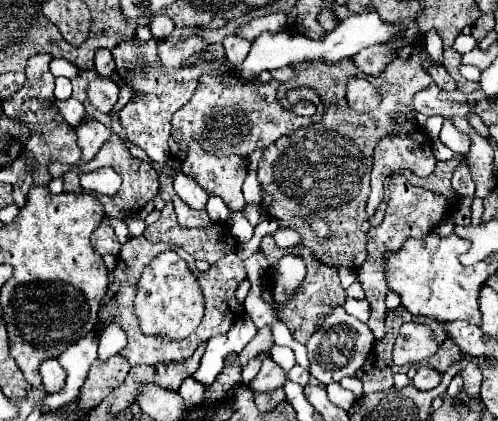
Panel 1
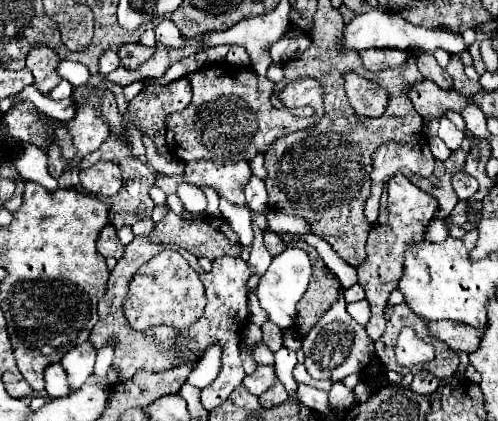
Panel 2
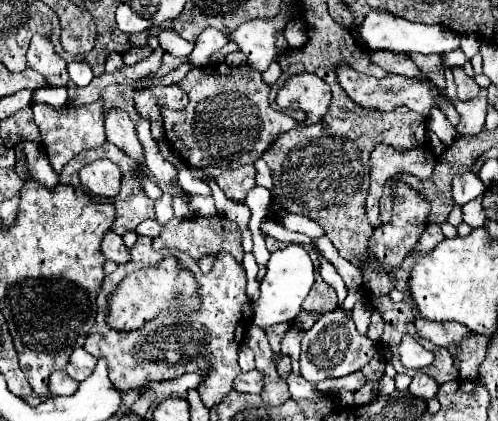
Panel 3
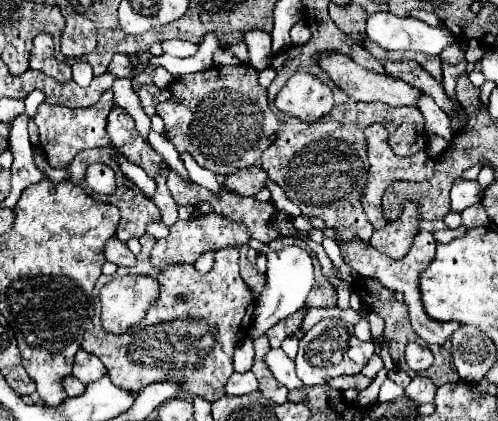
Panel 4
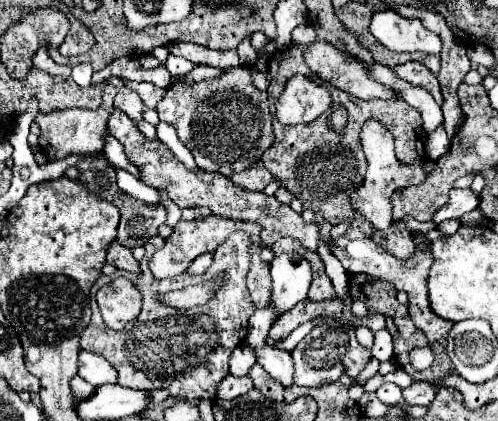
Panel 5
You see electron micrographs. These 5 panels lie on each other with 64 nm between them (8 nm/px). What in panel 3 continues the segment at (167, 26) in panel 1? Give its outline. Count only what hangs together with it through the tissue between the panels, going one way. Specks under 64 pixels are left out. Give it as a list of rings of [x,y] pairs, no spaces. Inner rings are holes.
[[[162,30],[160,36],[158,36],[158,42],[160,42],[164,52],[168,52],[172,56],[178,56],[178,58],[186,58],[194,50],[194,44],[190,44],[186,40],[180,40],[180,36],[174,34],[172,30]]]

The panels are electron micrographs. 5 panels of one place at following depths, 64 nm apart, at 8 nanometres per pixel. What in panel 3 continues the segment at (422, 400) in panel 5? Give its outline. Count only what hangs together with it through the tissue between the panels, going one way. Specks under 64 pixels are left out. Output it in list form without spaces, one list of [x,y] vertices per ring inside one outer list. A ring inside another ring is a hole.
[[[418,372],[414,378],[412,378],[412,384],[410,384],[410,394],[420,398],[420,400],[430,400],[436,396],[438,392],[438,384],[434,378],[430,378],[428,374],[422,374]]]

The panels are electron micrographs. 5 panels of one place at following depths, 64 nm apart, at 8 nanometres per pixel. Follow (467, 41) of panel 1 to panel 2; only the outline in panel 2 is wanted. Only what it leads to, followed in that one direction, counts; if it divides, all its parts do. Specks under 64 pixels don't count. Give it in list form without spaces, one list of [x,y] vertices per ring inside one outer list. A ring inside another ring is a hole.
[[[374,8],[370,12],[364,12],[356,16],[350,24],[344,28],[344,48],[396,48],[396,50],[408,50],[408,52],[434,52],[436,48],[442,48],[450,54],[458,54],[466,50],[466,44],[460,34],[452,34],[444,28],[424,28],[424,26],[414,26],[406,22],[402,16],[390,16],[388,12]]]

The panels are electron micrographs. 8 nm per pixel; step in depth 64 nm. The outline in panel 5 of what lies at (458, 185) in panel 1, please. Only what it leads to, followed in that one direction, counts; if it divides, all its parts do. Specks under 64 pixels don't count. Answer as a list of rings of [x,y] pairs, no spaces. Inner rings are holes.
[[[454,188],[454,190],[450,192],[450,200],[446,202],[444,208],[440,208],[440,210],[434,214],[432,222],[434,222],[434,224],[440,224],[440,222],[450,220],[450,218],[462,218],[464,214],[468,214],[468,212],[472,212],[472,210],[476,210],[476,208],[478,208],[478,196],[472,194],[470,188],[466,188],[466,190],[456,190],[456,188]]]

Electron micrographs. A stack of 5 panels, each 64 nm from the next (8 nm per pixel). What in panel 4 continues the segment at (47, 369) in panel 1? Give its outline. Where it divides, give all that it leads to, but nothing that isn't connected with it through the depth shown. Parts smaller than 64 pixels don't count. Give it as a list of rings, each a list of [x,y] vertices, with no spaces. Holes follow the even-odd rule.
[[[68,376],[68,378],[64,380],[64,388],[66,388],[66,394],[68,394],[68,396],[80,396],[80,392],[84,392],[86,384],[80,382],[80,380],[76,380],[74,376]]]

